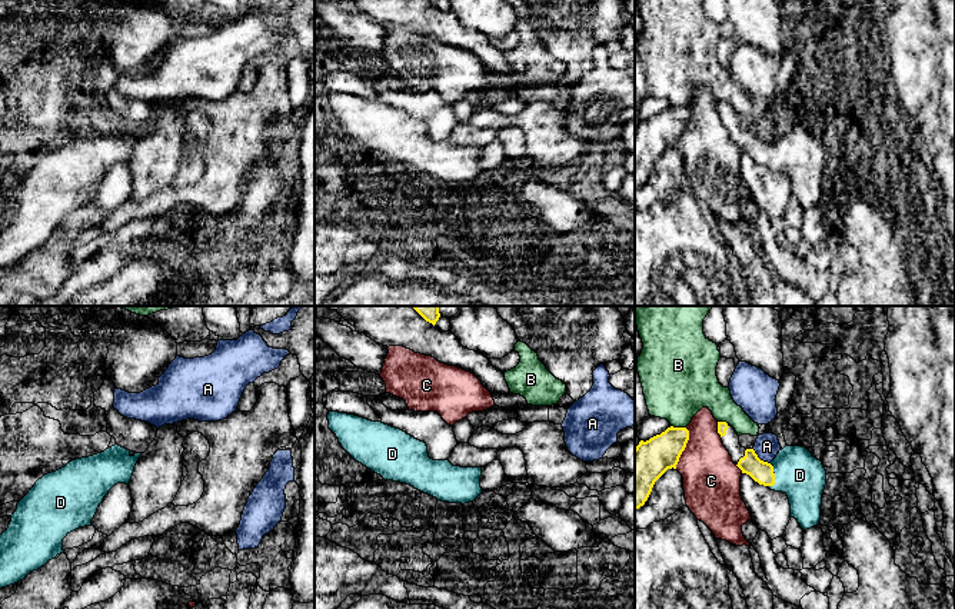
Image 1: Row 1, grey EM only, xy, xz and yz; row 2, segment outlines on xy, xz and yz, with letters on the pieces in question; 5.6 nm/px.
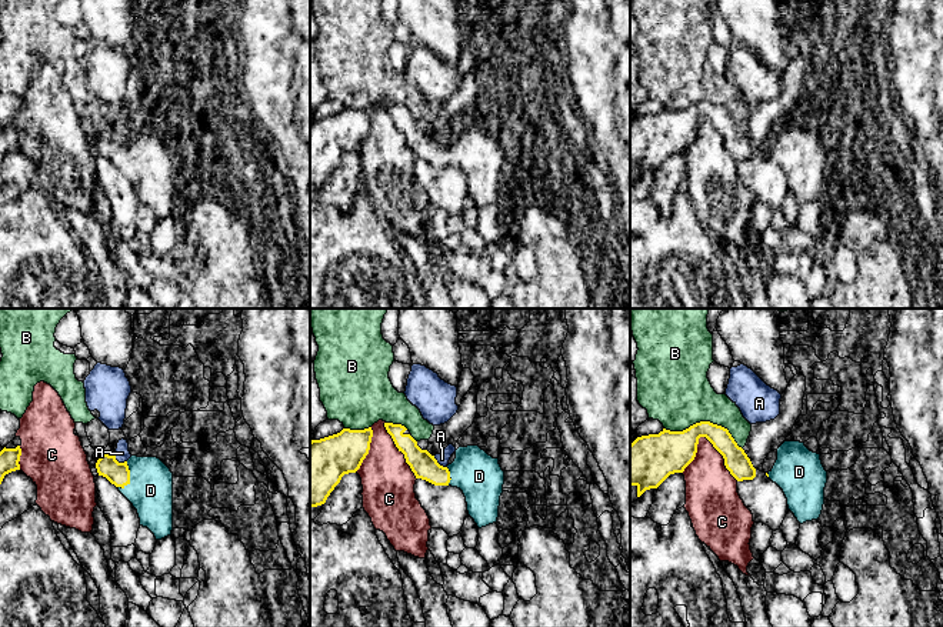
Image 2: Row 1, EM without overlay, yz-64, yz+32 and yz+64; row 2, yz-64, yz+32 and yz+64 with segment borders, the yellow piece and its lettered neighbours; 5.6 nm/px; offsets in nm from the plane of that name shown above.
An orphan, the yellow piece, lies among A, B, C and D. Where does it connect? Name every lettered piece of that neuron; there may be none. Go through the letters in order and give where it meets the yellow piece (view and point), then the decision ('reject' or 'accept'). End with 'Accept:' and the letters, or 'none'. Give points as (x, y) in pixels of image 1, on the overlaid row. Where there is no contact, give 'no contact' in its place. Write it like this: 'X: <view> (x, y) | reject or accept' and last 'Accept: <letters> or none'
A: yz (759, 459) | reject
B: yz (678, 428) | reject
C: yz (685, 446) | reject
D: yz (774, 475) | accept
Accept: D

